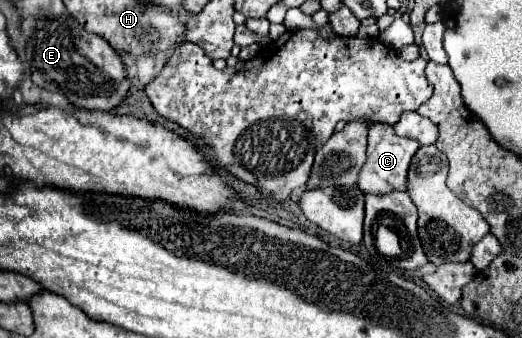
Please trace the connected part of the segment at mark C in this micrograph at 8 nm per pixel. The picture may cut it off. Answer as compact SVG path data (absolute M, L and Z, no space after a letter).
M372 123L368 127L368 149L366 149L366 163L358 173L358 189L362 193L372 193L372 195L386 195L392 191L406 191L406 177L408 177L408 167L418 151L420 143L416 139L408 137L398 137L390 125L384 123Z

